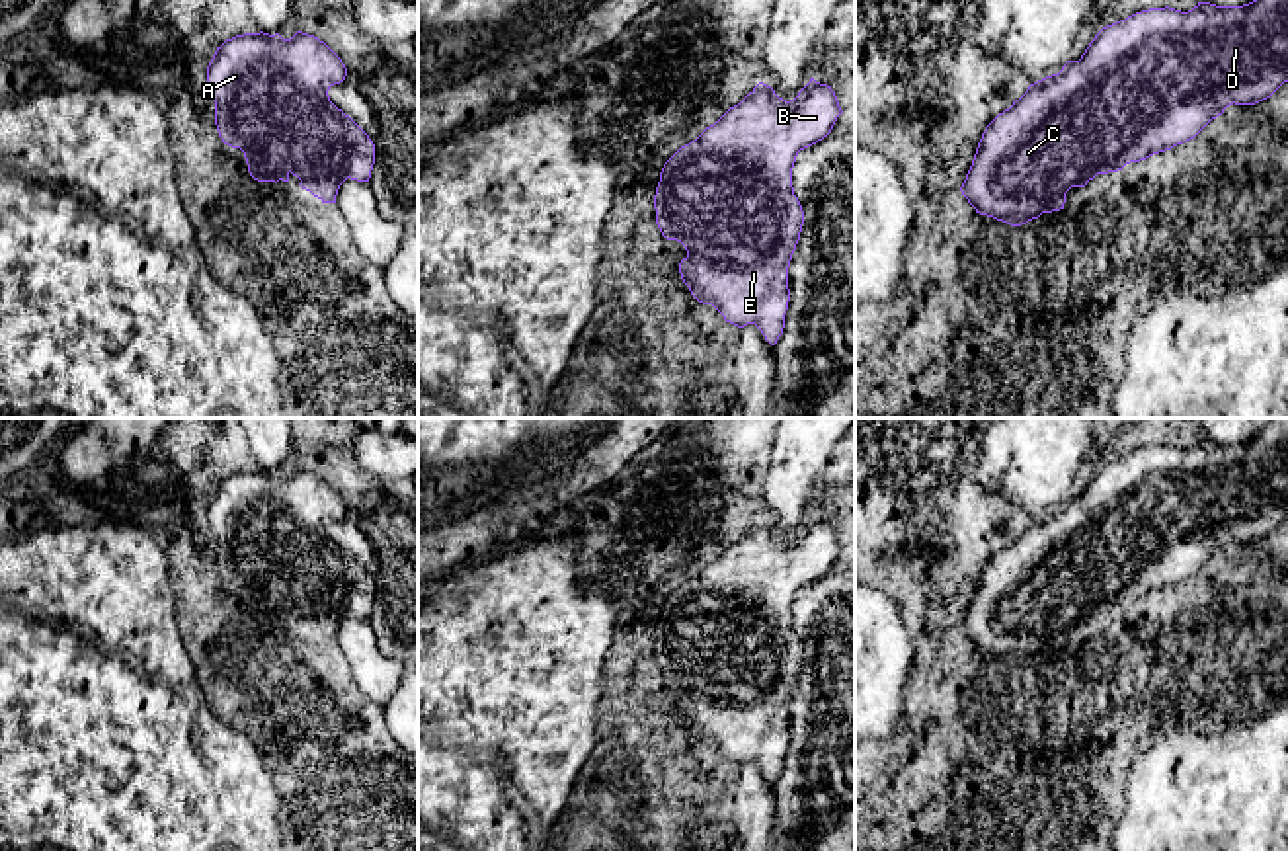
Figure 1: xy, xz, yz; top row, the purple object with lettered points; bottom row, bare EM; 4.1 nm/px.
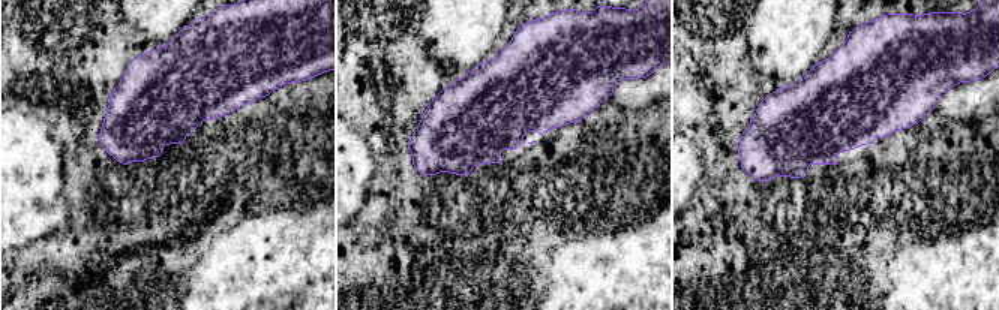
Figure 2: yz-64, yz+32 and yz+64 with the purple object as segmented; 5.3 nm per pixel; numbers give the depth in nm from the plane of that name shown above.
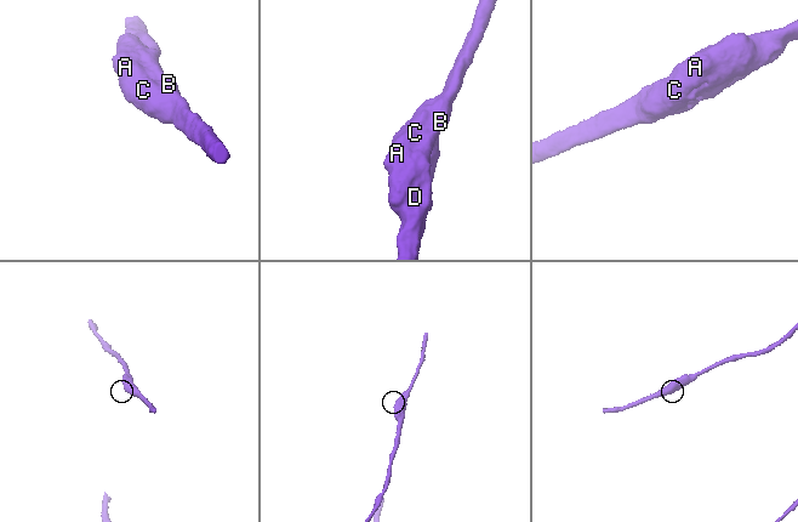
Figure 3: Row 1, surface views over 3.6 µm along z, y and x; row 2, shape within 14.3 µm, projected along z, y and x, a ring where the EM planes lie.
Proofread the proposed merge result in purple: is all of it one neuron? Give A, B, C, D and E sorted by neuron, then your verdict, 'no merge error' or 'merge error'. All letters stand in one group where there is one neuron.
groups A B C D E; no merge error

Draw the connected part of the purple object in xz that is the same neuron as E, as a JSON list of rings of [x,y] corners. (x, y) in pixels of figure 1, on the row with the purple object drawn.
[[[814,78],[790,101],[759,82],[714,125],[681,146],[660,172],[654,195],[656,224],[664,238],[677,240],[687,250],[679,263],[683,283],[699,303],[712,304],[726,322],[738,328],[755,324],[771,345],[785,328],[790,301],[788,267],[804,224],[804,211],[792,187],[792,168],[798,152],[827,137],[841,113],[831,86]]]

